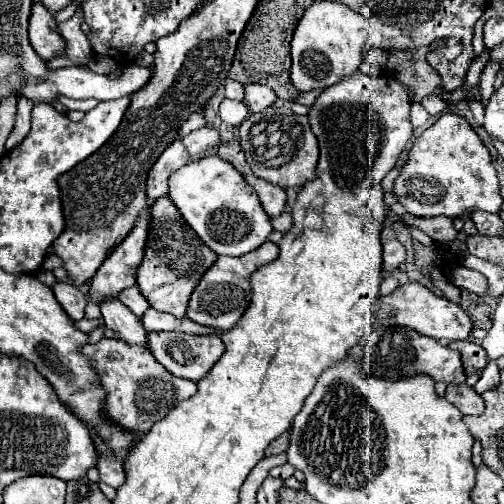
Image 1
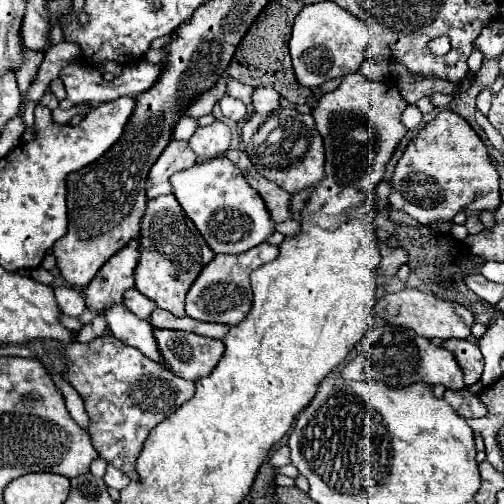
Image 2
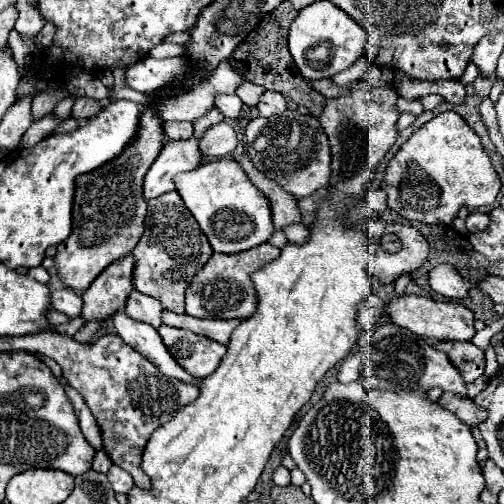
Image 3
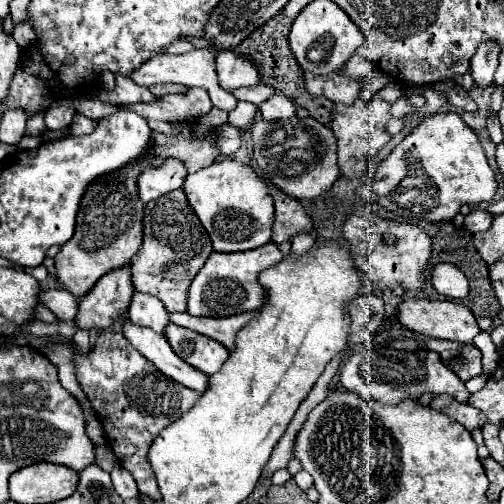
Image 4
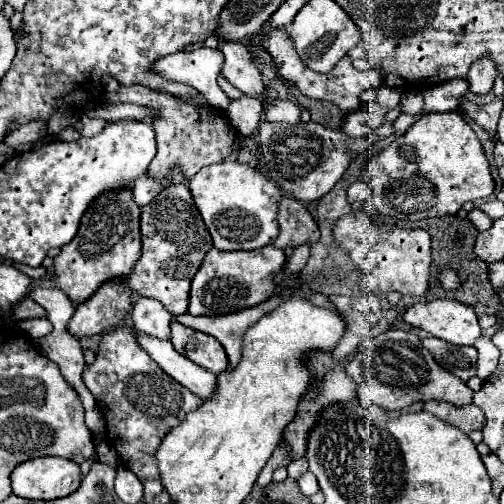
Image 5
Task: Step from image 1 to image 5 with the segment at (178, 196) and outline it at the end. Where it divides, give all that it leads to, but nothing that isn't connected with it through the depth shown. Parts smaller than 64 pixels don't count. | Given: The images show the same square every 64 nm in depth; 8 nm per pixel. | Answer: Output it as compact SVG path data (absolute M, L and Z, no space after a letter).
M226 160L220 164L204 166L188 182L194 202L210 230L214 248L218 250L258 250L262 246L274 244L278 238L278 206L282 200L282 190L268 178L264 178L256 168L240 164L236 160Z

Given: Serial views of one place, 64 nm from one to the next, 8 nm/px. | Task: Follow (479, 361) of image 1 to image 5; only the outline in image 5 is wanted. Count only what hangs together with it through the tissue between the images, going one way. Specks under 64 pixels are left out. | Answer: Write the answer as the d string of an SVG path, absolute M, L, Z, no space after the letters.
M424 338L422 346L442 368L456 374L460 380L468 382L472 376L476 376L478 352L474 346L454 346L440 338Z

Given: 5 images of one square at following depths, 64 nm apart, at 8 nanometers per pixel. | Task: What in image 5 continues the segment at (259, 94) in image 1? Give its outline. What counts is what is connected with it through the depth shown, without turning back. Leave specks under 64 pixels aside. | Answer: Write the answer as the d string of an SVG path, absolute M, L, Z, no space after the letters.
M278 98L266 106L266 118L268 122L286 122L294 126L300 122L300 108L290 100Z

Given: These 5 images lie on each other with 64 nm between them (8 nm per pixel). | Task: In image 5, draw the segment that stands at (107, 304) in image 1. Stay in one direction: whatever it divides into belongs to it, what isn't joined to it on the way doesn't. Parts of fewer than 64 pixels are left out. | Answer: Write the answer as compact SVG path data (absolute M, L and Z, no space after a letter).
M138 332L140 346L150 352L152 360L158 362L158 366L172 376L176 382L186 386L192 394L196 394L200 400L208 400L216 392L216 374L208 372L206 368L200 368L186 356L180 356L172 342L168 340L156 340L154 336L144 336Z

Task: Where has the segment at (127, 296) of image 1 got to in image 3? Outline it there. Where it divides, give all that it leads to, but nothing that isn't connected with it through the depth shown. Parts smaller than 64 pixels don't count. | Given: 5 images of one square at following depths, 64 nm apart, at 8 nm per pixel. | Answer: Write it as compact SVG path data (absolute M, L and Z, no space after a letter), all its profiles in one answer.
M134 290L128 298L128 304L126 304L126 314L138 322L146 322L146 324L152 324L154 328L160 328L162 326L162 304L148 296L148 294L142 294L138 290Z

